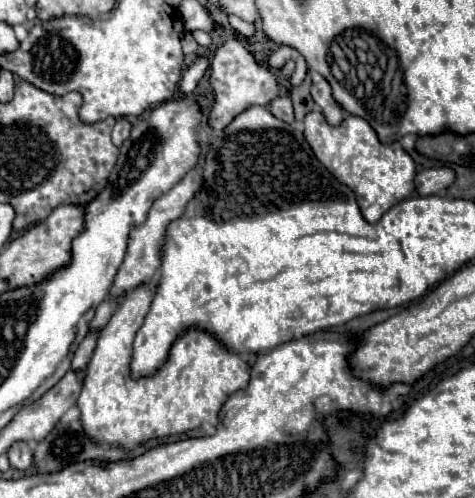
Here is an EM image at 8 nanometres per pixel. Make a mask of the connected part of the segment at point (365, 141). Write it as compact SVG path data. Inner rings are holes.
M311 111L305 115L305 139L327 171L331 171L335 179L345 183L355 193L359 209L369 223L379 221L387 209L411 197L415 191L415 163L411 155L401 147L399 141L383 145L363 117L347 115L339 127L333 127L325 121L321 111Z

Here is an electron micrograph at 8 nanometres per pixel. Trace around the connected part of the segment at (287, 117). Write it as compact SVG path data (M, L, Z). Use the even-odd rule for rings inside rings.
M281 95L275 101L271 101L269 109L277 119L283 119L285 123L293 123L293 105L287 95Z

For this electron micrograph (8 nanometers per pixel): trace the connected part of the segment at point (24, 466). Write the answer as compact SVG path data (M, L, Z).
M15 443L15 447L11 447L11 451L7 453L7 457L9 457L11 467L17 469L17 471L27 471L33 465L31 451L29 451L27 443Z

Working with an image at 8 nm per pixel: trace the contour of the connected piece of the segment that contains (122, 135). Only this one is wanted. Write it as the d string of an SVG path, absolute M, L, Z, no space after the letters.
M119 119L119 121L115 123L115 129L113 129L113 143L115 143L115 145L121 145L121 143L129 137L129 131L131 131L129 121Z

